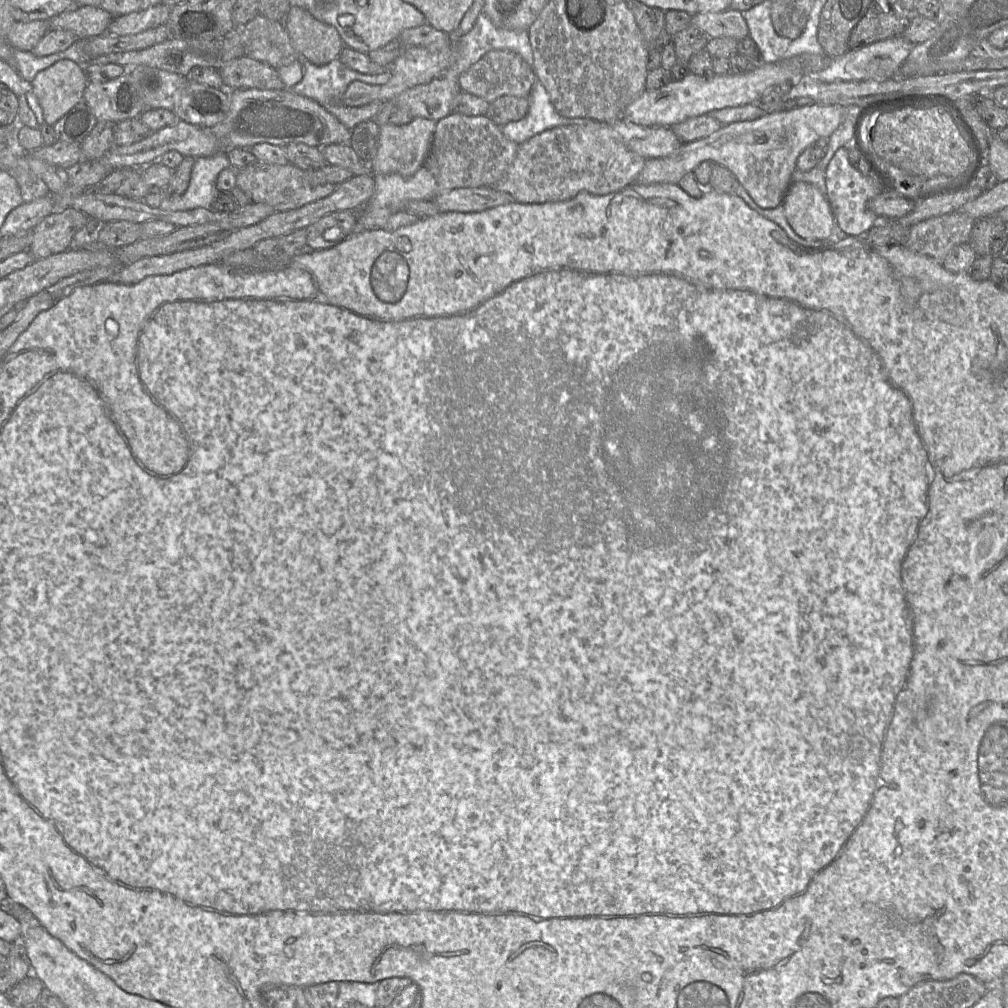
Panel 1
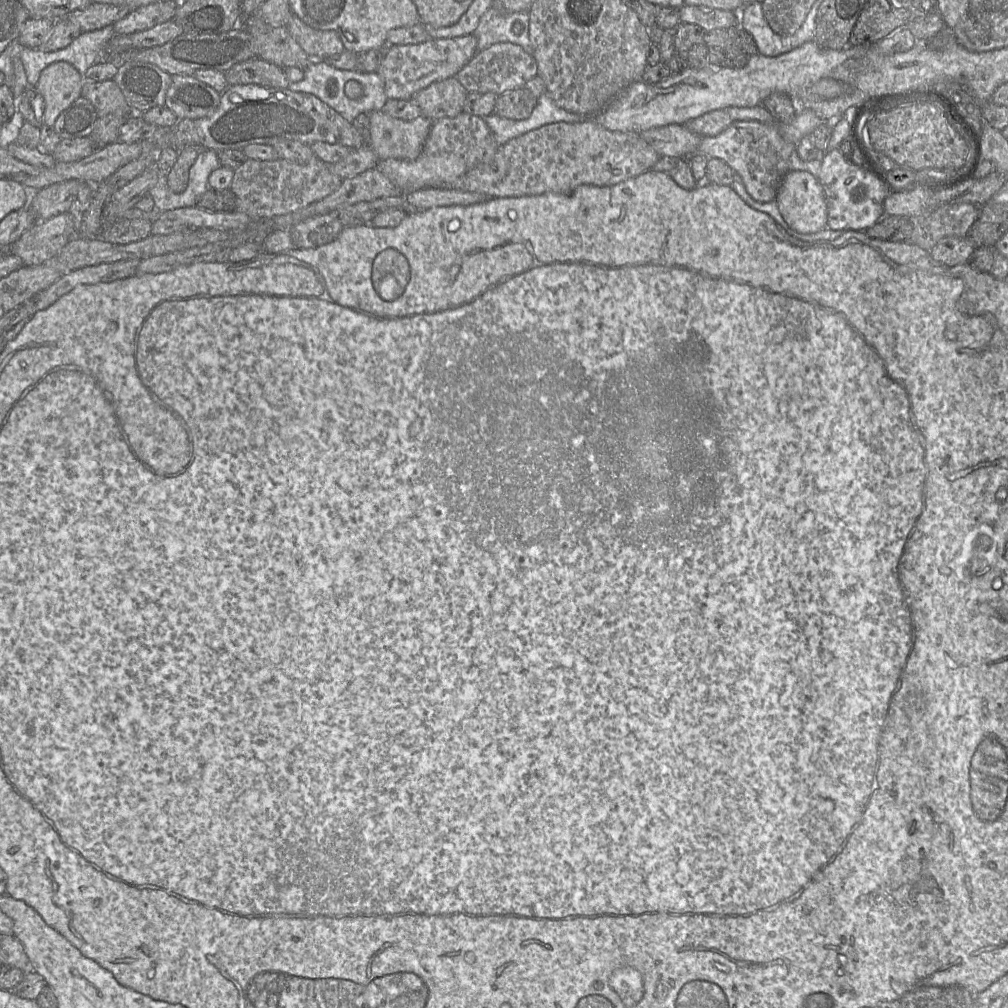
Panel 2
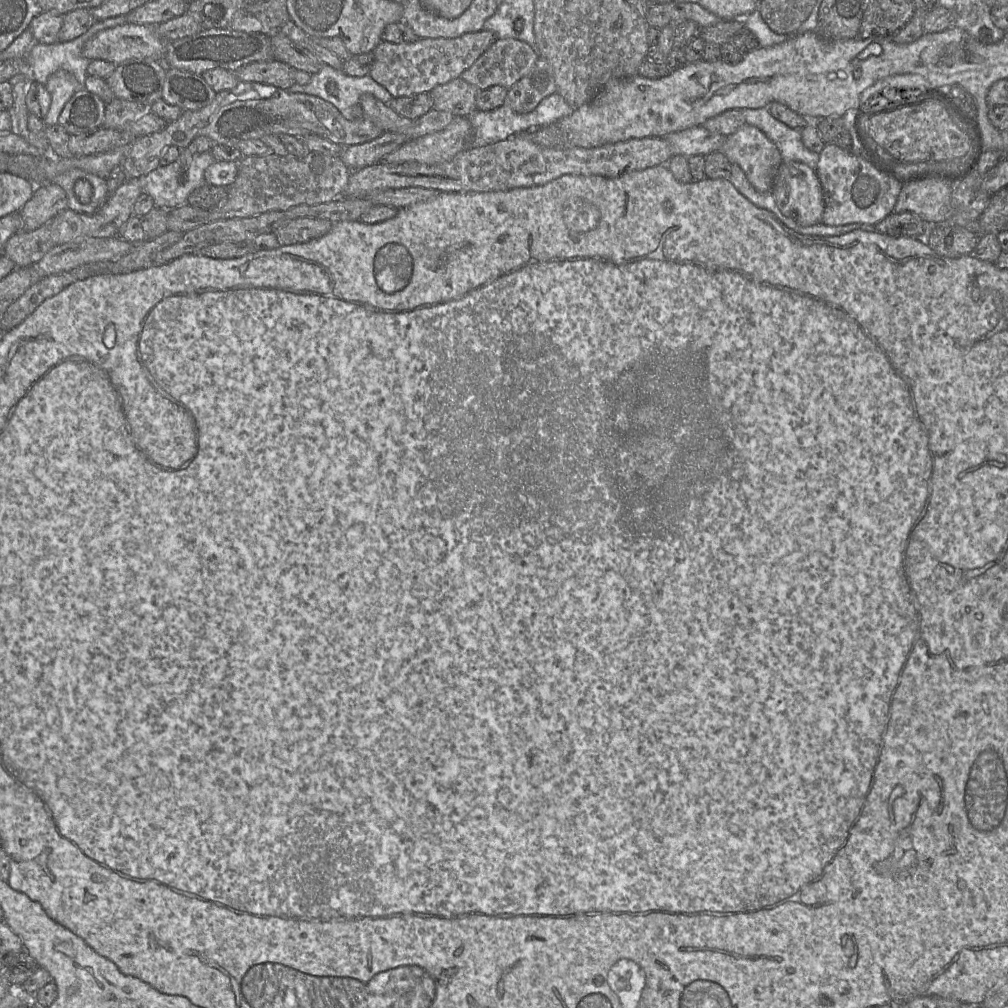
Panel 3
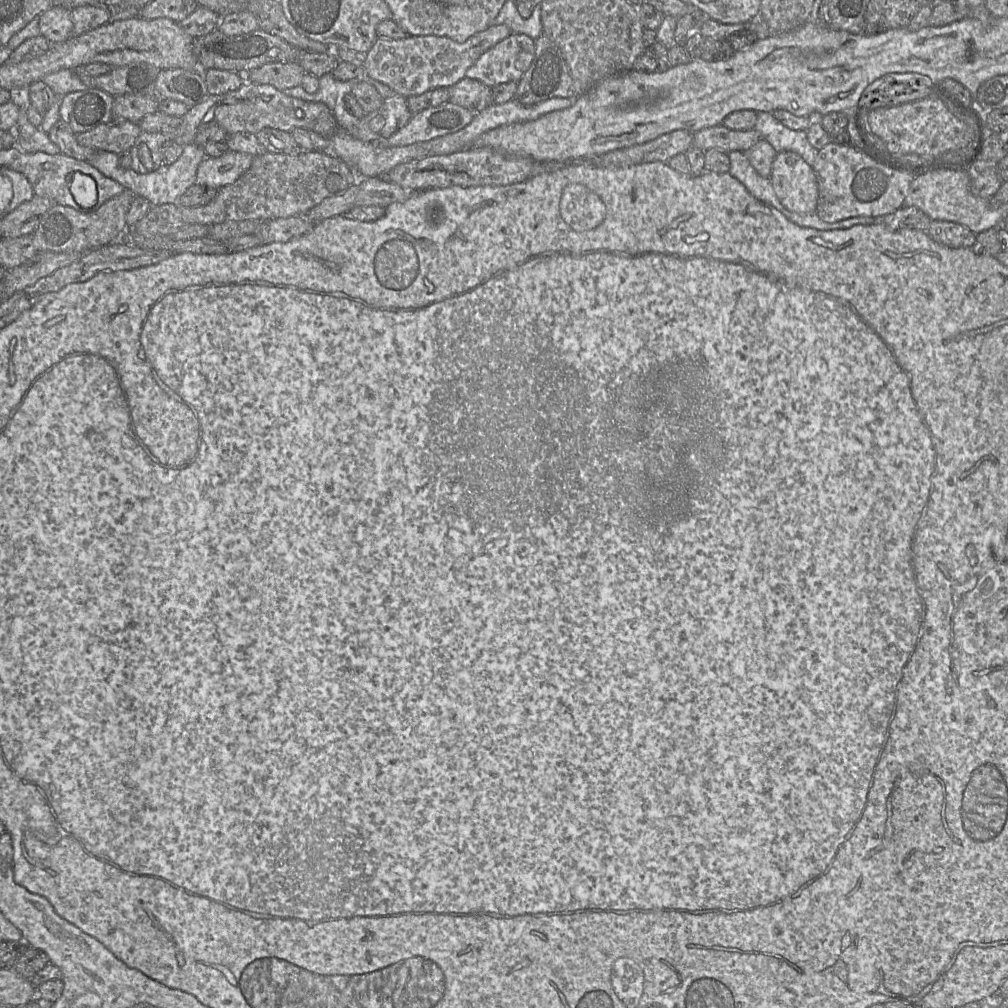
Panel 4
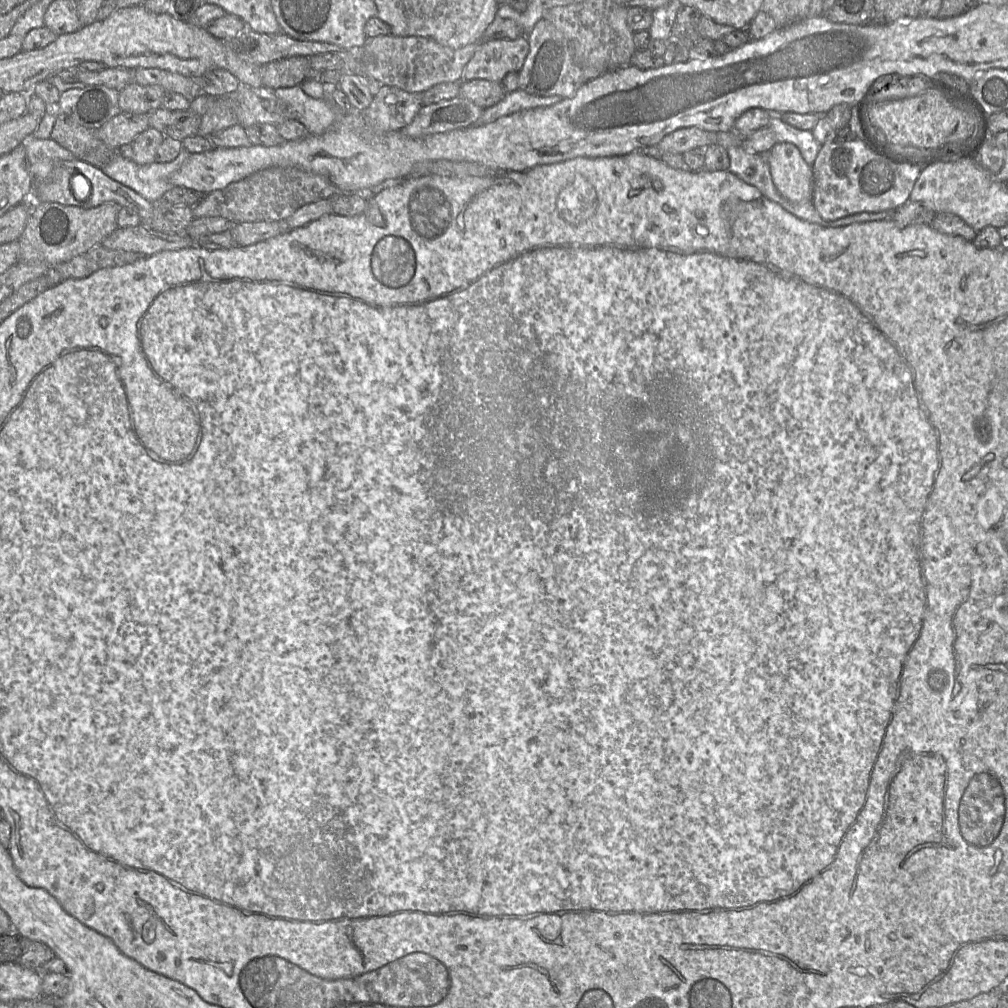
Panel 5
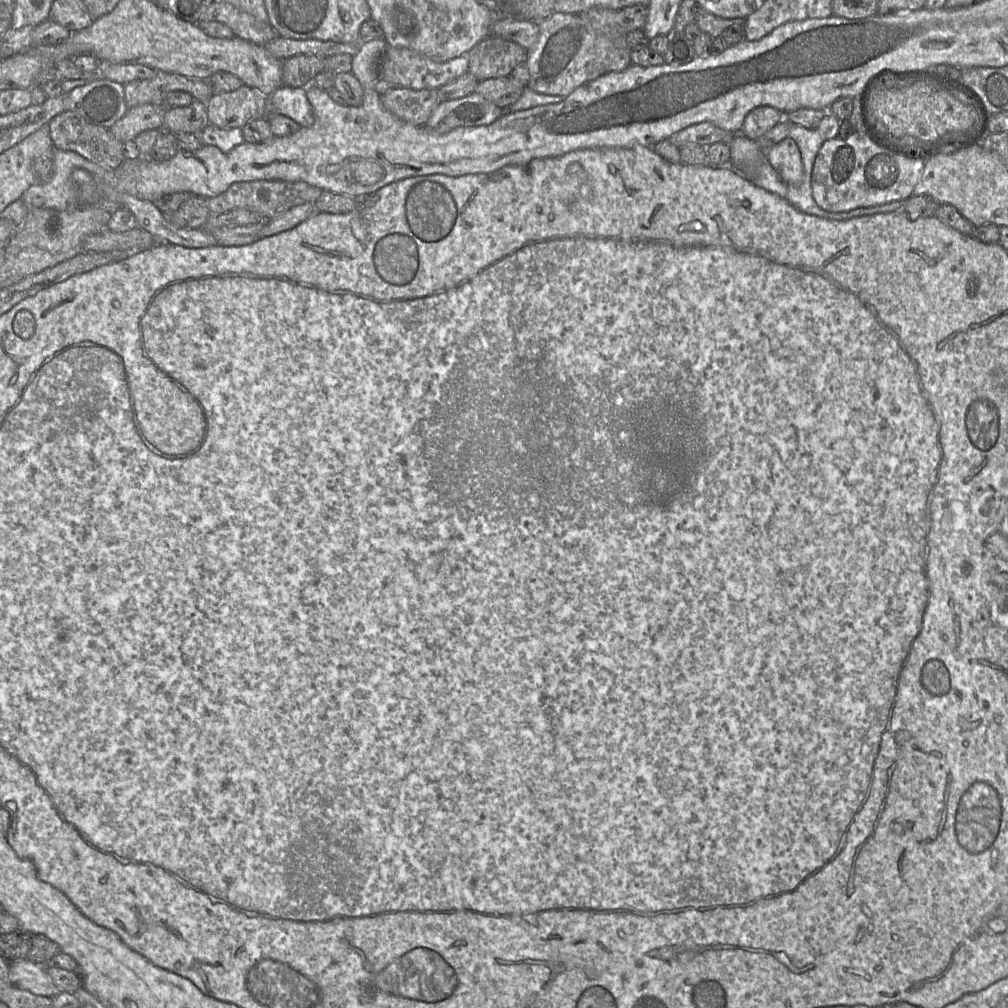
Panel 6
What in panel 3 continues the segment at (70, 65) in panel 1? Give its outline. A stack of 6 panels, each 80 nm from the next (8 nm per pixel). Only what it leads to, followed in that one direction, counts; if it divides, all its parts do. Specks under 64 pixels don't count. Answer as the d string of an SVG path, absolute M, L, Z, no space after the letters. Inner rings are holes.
M58 70L48 77L45 87L51 95L51 105L43 122L45 126L58 123L58 118L65 104L77 92L76 78L66 70Z

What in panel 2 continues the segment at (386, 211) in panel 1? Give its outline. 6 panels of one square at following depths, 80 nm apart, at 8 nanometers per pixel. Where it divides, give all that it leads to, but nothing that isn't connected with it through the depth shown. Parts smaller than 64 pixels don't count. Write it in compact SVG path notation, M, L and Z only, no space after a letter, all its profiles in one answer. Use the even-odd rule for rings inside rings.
M462 112L433 122L422 152L415 160L388 158L379 161L376 168L401 190L401 194L424 188L445 188L477 165L491 161L498 148L485 120Z

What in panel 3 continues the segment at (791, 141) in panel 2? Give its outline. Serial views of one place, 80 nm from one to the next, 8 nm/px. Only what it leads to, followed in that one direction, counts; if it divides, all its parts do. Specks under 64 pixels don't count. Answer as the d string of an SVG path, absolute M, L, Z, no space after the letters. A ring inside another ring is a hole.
M747 123L742 125L726 137L718 151L732 164L740 166L757 191L772 190L776 172L783 159L777 146L760 129Z

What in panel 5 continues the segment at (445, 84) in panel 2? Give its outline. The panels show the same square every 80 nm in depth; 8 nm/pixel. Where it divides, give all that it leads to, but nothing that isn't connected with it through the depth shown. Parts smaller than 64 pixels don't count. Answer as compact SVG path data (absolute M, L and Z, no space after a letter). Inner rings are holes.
M485 79L461 81L460 95L470 100L475 105L486 109L494 106L506 95L501 82L494 82Z

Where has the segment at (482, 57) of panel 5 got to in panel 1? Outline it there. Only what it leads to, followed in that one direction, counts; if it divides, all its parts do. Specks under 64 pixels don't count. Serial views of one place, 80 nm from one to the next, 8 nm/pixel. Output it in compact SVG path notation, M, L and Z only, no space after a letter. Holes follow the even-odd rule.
M491 50L458 78L461 91L473 94L491 104L501 96L529 97L537 80L533 67L511 50Z

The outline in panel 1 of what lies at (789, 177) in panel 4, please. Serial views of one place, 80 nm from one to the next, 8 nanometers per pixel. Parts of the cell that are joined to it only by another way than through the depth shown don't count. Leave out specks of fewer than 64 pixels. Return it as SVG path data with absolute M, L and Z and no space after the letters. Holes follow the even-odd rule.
M792 182L782 205L788 223L799 236L810 241L826 241L831 236L834 215L826 195L814 185Z

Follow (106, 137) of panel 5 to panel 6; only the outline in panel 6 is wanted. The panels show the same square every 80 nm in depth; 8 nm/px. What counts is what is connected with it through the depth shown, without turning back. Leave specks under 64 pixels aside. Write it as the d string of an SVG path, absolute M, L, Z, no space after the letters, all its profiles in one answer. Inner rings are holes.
M143 104L132 107L109 130L121 142L134 140L140 133L163 128L165 105Z

